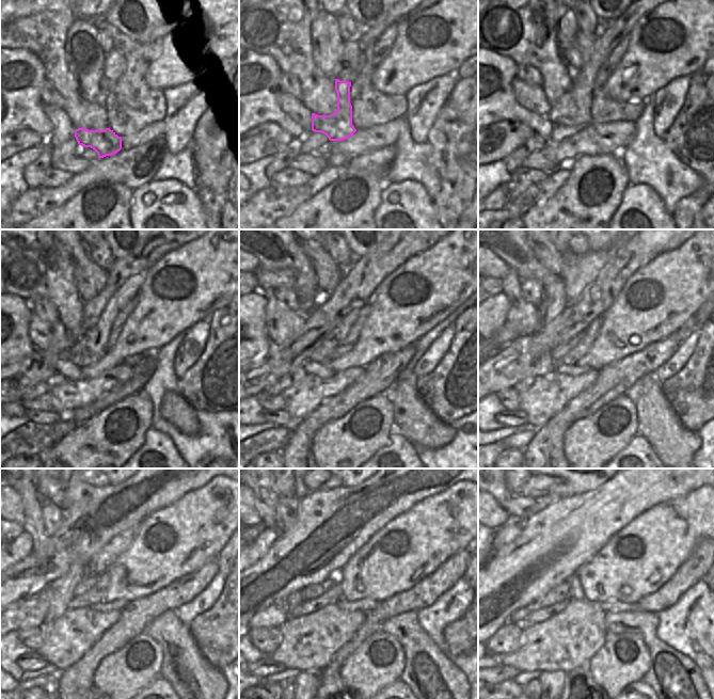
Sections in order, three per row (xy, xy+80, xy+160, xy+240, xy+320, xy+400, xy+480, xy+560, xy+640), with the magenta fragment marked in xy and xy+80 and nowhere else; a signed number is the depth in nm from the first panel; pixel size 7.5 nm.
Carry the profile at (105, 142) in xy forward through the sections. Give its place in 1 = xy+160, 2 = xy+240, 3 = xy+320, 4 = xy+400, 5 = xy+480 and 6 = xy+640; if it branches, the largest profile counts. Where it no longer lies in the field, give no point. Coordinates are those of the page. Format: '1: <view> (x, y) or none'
1: xy+160 (574, 108)
2: xy+240 (91, 347)
3: xy+320 (321, 353)
4: xy+400 (560, 351)
5: xy+480 (89, 581)
6: xy+640 (559, 593)

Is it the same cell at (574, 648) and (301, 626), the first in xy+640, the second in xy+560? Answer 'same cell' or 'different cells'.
same cell

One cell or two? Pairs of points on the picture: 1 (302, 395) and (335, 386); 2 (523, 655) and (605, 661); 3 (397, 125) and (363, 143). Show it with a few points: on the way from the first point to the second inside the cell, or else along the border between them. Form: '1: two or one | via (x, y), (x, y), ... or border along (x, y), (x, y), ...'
1: one | via (311, 392), (327, 388)
2: two | border along (605, 640), (602, 648), (586, 665)
3: one | via (389, 132), (382, 138), (371, 139)

